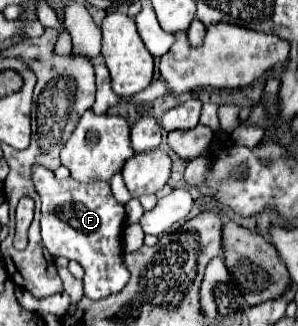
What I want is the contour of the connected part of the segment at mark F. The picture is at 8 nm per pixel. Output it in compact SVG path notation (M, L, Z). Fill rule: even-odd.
M34 165L32 169L32 183L36 193L42 201L42 243L54 257L66 257L74 259L84 267L84 295L88 299L102 299L112 293L118 293L130 279L130 271L124 265L124 227L126 227L126 209L118 201L114 201L114 195L110 191L108 181L92 181L92 183L80 183L72 177L68 179L56 179L52 171L48 171L42 165Z

